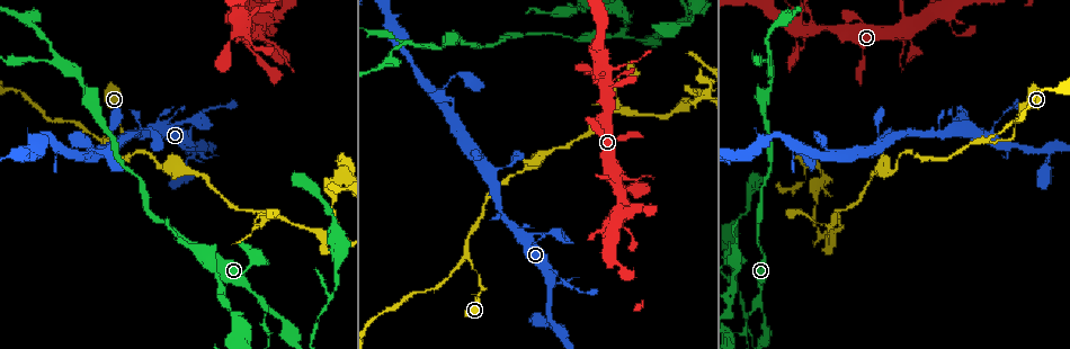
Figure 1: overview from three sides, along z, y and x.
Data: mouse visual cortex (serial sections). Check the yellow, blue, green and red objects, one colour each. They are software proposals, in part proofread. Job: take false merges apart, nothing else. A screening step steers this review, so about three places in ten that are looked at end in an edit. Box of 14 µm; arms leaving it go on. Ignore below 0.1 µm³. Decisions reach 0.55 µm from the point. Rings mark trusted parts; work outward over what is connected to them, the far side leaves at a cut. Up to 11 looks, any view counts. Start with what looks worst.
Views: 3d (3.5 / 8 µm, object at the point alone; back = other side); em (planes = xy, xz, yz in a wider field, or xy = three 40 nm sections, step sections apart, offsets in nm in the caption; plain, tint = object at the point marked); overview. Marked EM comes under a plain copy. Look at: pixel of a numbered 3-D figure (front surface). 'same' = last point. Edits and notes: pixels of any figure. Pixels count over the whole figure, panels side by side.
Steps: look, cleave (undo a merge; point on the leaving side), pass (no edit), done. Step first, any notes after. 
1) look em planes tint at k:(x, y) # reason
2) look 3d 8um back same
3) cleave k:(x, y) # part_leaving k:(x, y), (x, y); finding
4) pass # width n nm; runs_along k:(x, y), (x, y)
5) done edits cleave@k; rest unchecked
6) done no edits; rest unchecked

look 3d 8um at 1:(469, 257)

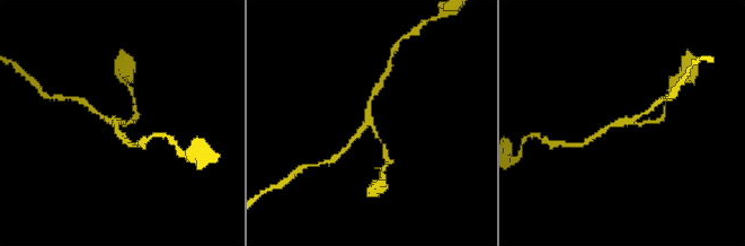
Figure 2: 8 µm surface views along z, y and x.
look 3d 3.5um at 2:(371, 123) # zoom in

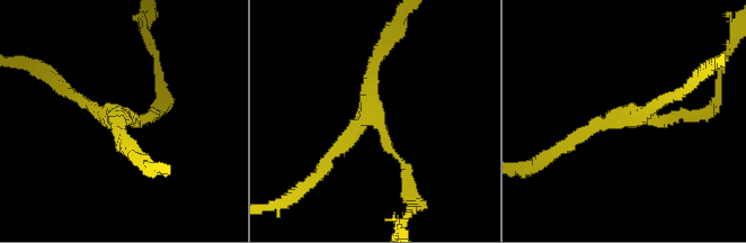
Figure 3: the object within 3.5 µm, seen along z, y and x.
look em xy step 5 tint at 3:(625, 114) # arms 3; arm_widths 100, 150, 200 nm; now the EM

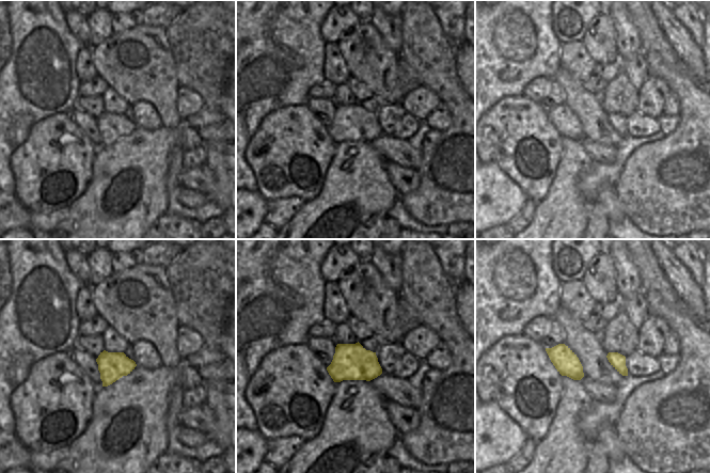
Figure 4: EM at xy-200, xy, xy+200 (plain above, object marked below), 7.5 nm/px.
pass # all the same cell

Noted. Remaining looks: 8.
look em xy step 3 tint at 1:(760, 303)

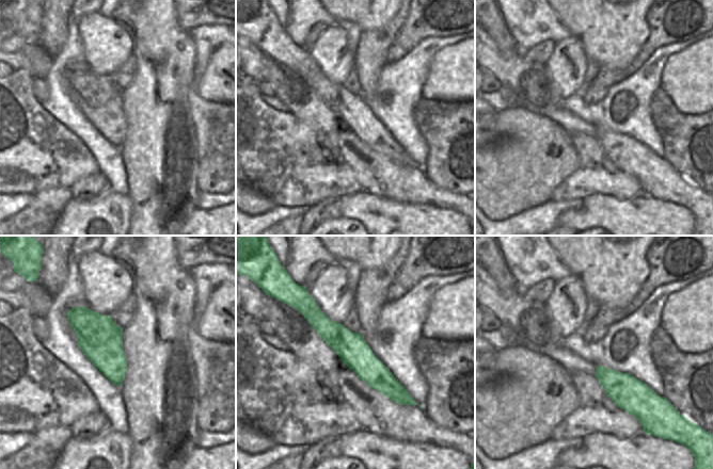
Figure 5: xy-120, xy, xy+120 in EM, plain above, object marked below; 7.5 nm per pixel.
look 3d 3.5um back same

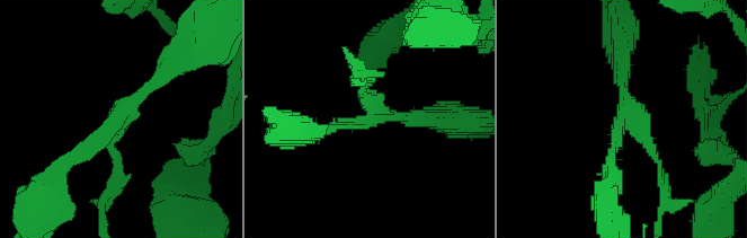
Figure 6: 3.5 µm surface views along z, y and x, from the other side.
cleave 6:(661, 181) # arm_widths 150, 150, 250 nm; two cells meet here

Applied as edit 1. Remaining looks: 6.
look 3d 3.5um at 1:(688, 16) # side arm on a straight run

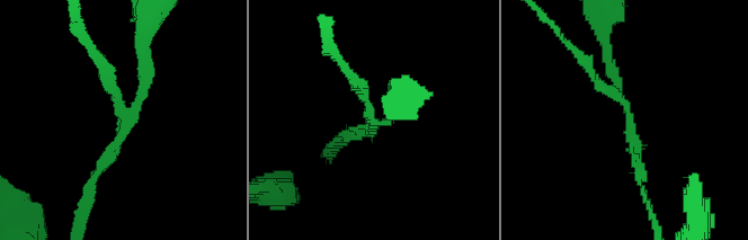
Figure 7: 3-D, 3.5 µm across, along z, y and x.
cleave 7:(110, 78) # part_leaving 7:(117, 98), (87, 36); a second cell is stuck on

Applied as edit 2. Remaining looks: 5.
look 3d 3.5um at 1:(618, 183) # small branch off a trunk

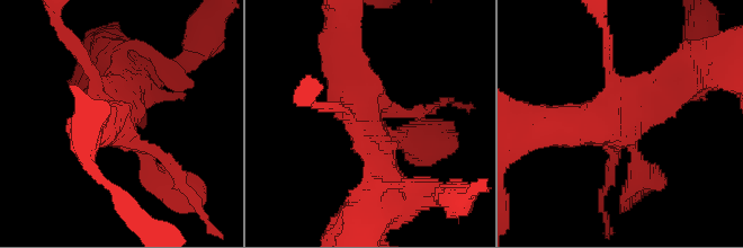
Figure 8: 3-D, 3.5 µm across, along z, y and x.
pass # runs_along 8:(343, 55), (385, 179); continuous, no second cell

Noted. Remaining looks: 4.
done edits cleave@6, cleave@7; rest unchecked

